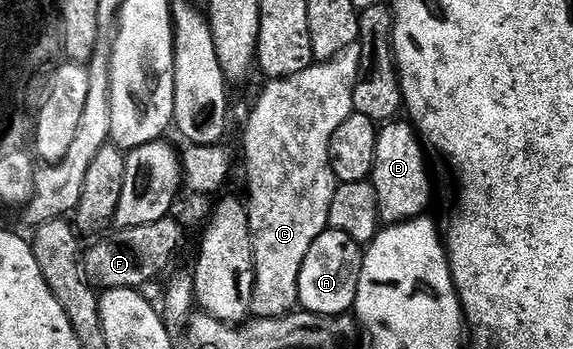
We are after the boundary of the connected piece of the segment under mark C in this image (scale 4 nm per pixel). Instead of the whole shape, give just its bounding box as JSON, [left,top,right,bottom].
[242,45,361,317]

